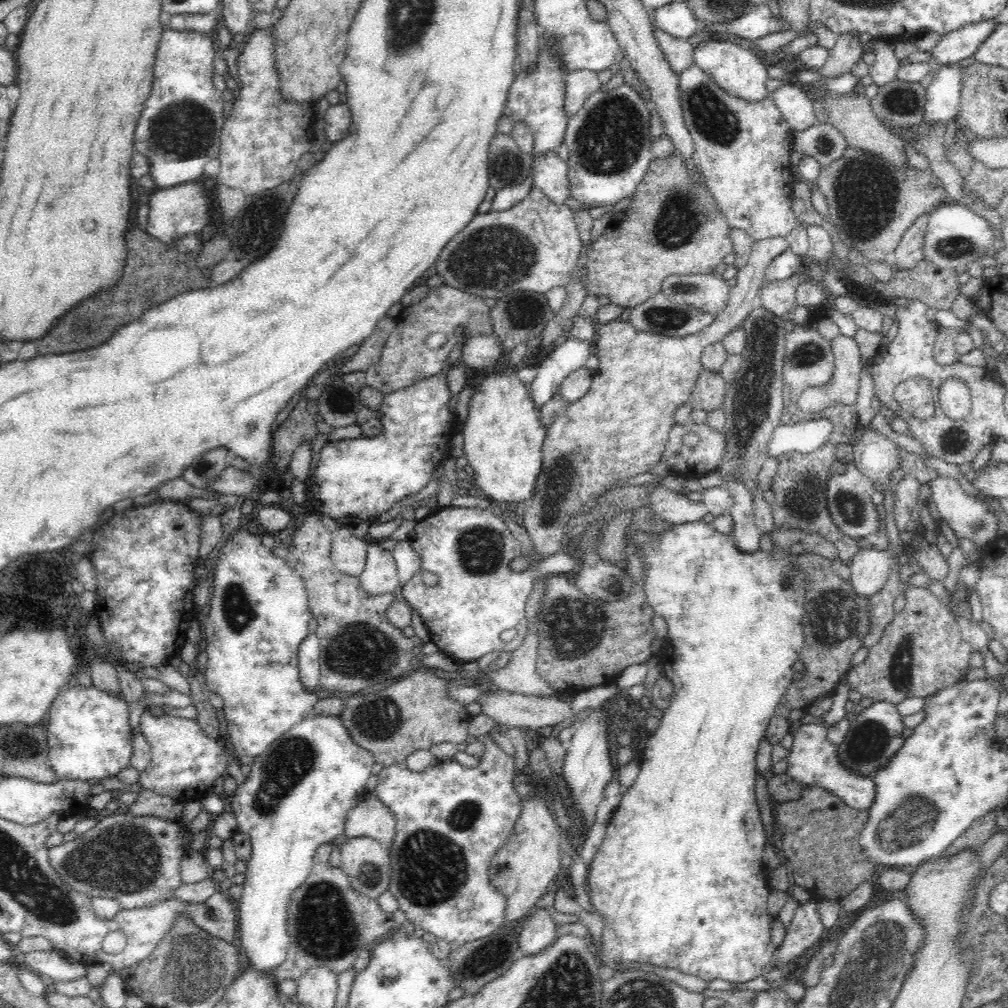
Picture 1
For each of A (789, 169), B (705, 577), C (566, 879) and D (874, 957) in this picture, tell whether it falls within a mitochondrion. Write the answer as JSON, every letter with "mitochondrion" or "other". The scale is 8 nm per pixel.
{"A":"other","B":"mitochondrion","C":"other","D":"mitochondrion"}

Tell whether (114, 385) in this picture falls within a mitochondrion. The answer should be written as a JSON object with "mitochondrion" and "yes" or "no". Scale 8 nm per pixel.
{"mitochondrion":"no"}

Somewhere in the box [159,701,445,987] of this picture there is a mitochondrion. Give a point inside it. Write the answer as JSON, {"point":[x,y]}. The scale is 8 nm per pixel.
{"point":[325,928]}

